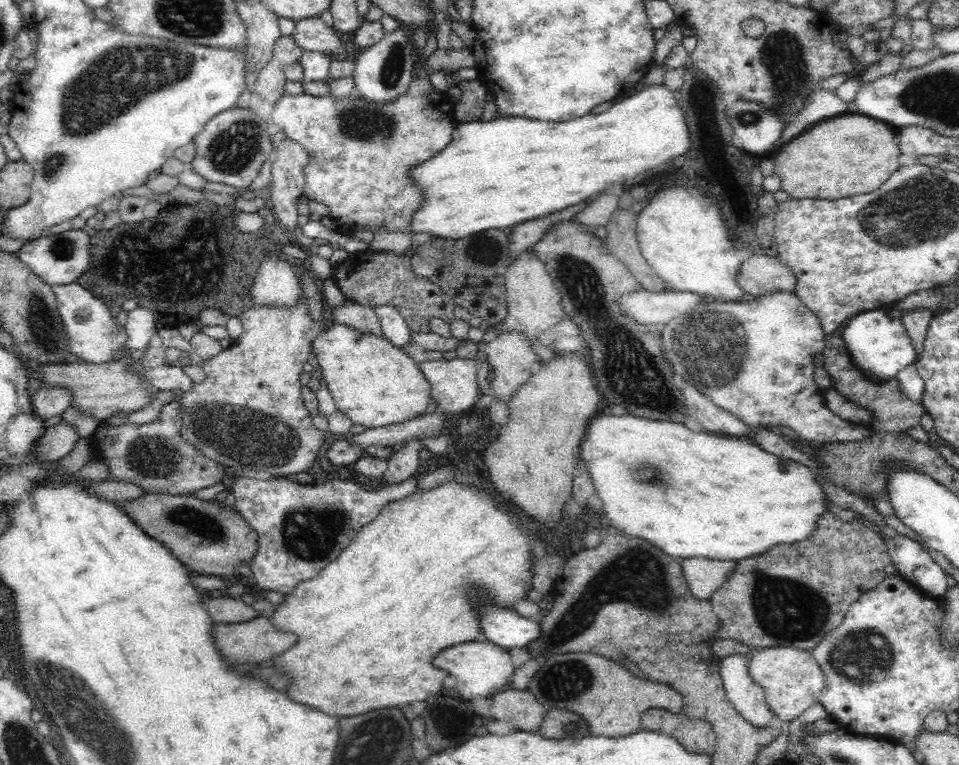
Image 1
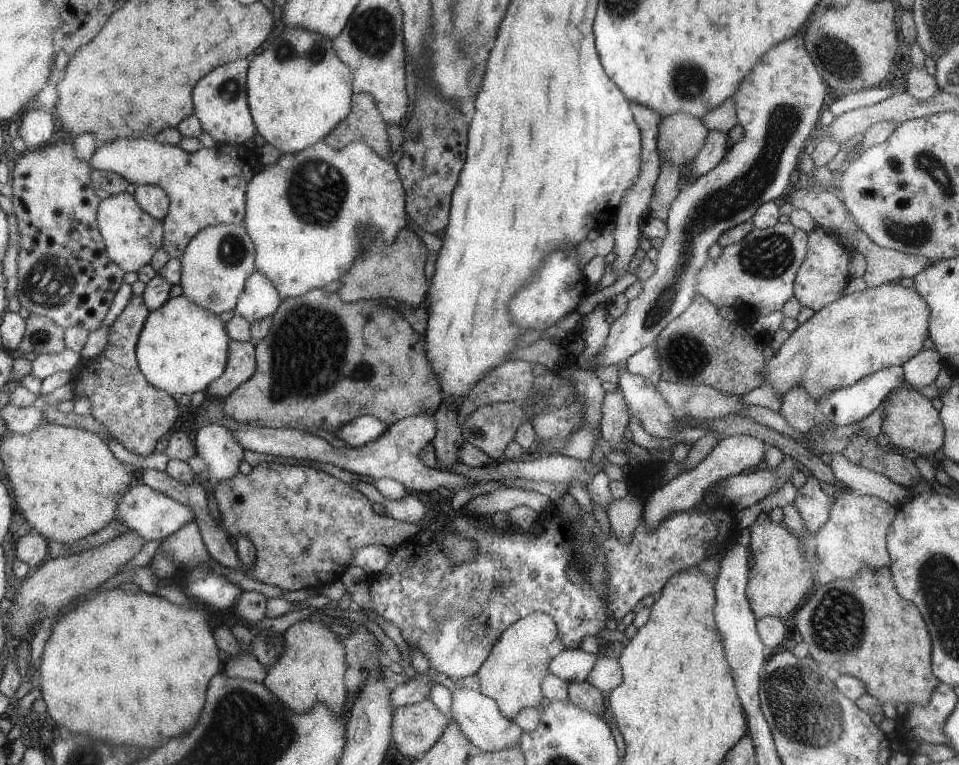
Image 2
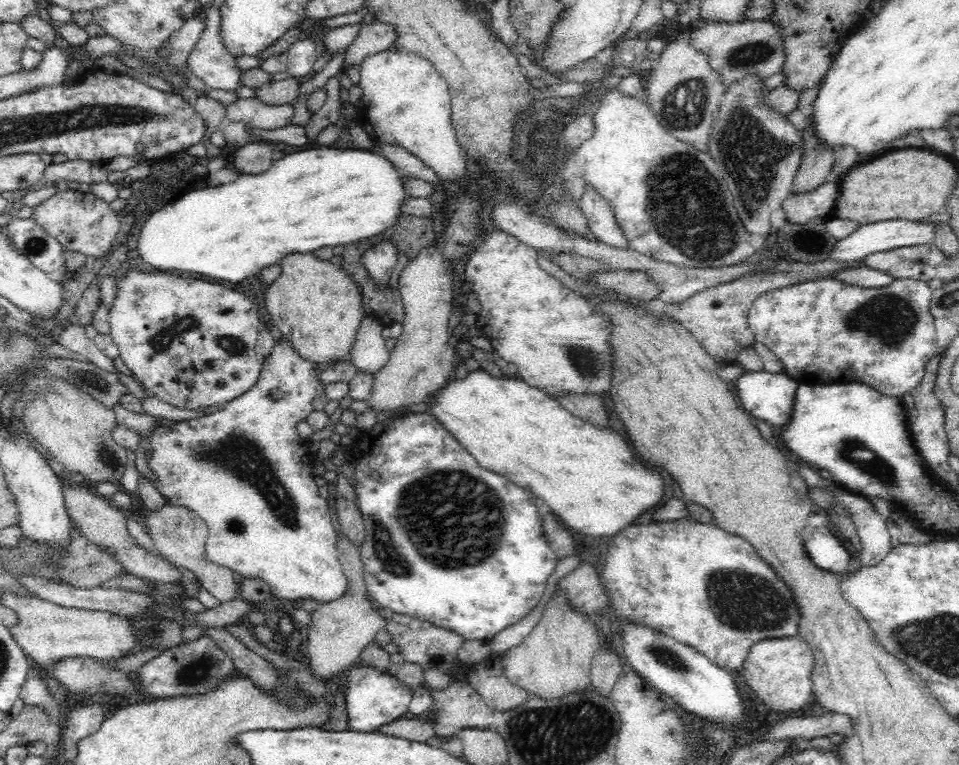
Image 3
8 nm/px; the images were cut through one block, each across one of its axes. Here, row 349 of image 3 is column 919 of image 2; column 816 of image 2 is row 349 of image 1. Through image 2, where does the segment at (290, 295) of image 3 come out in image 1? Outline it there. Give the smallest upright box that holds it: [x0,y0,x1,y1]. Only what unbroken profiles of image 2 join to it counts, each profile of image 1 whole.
[311,323,430,429]

